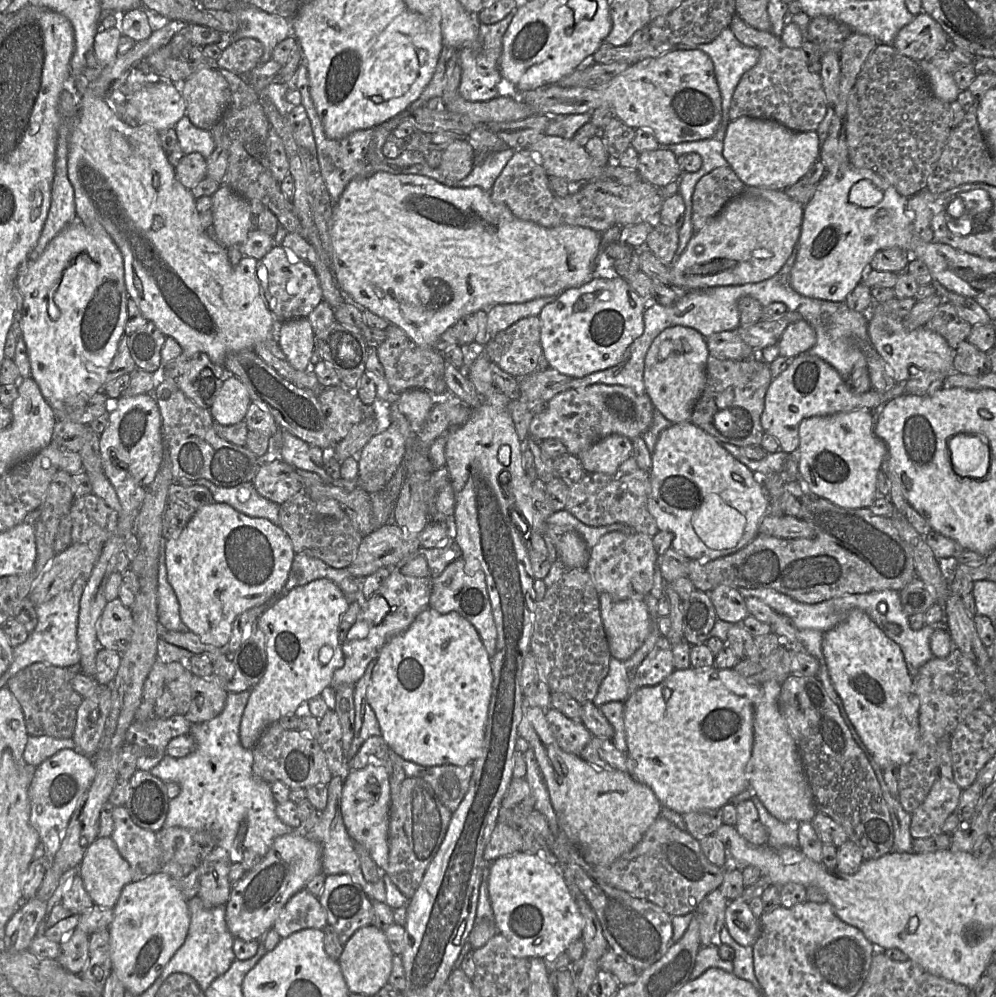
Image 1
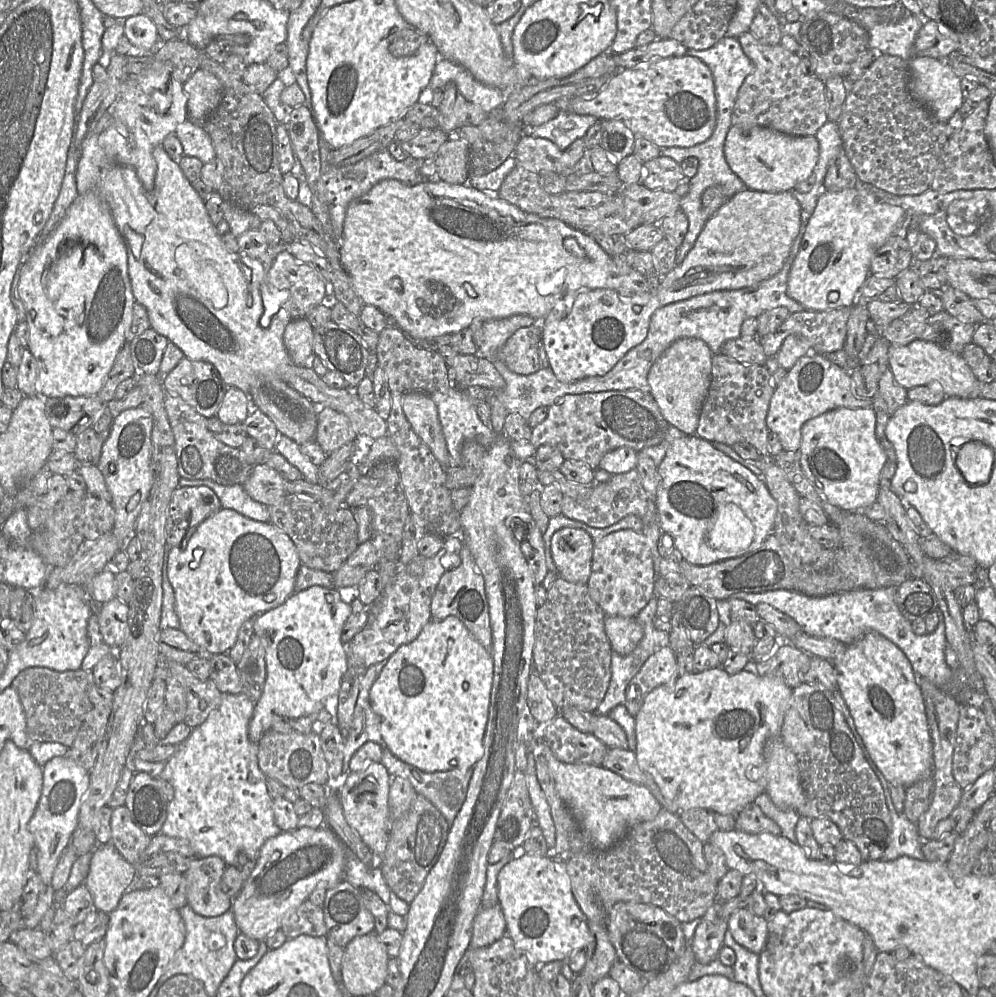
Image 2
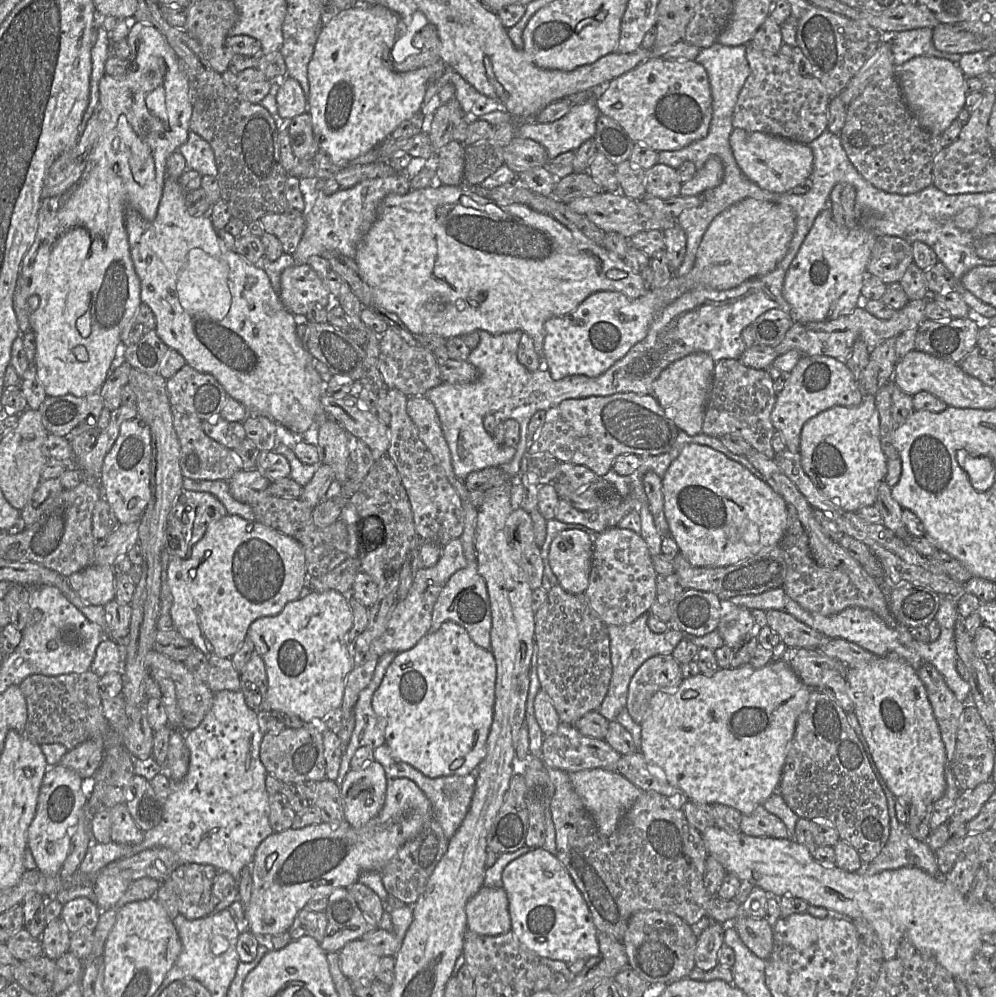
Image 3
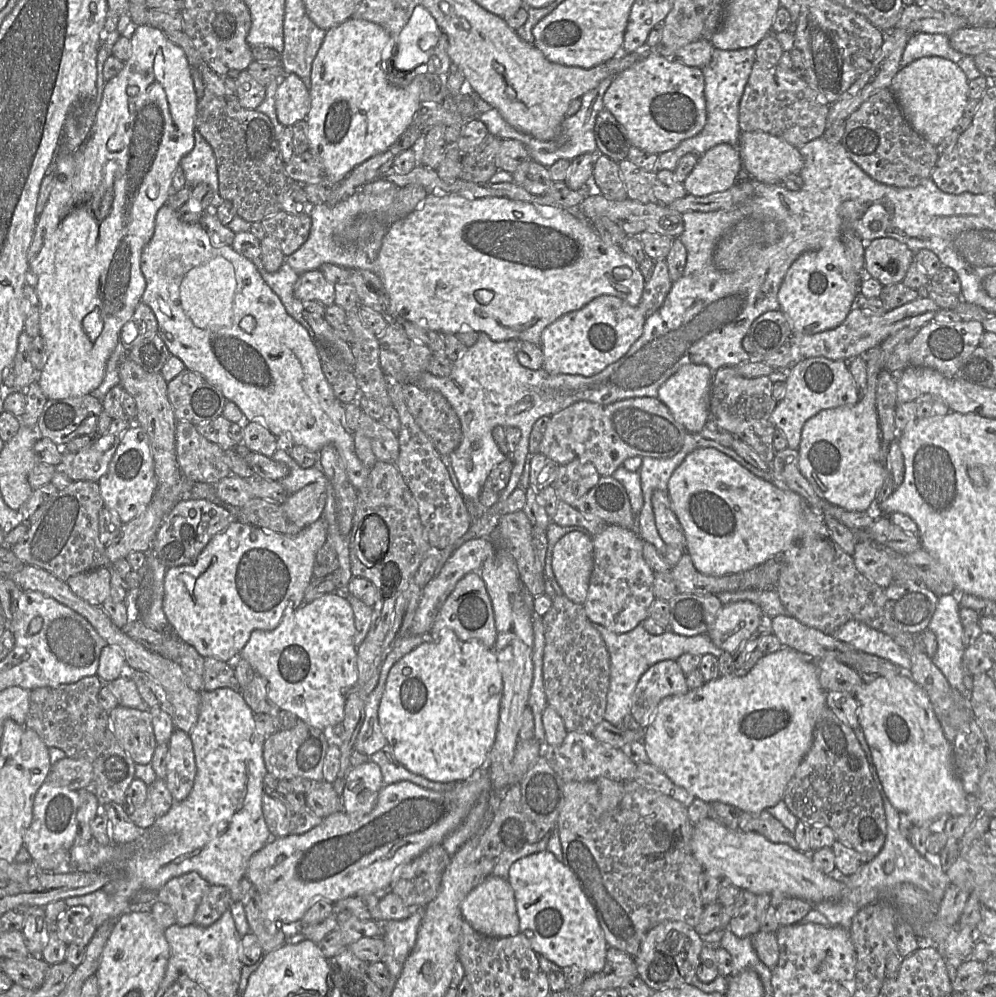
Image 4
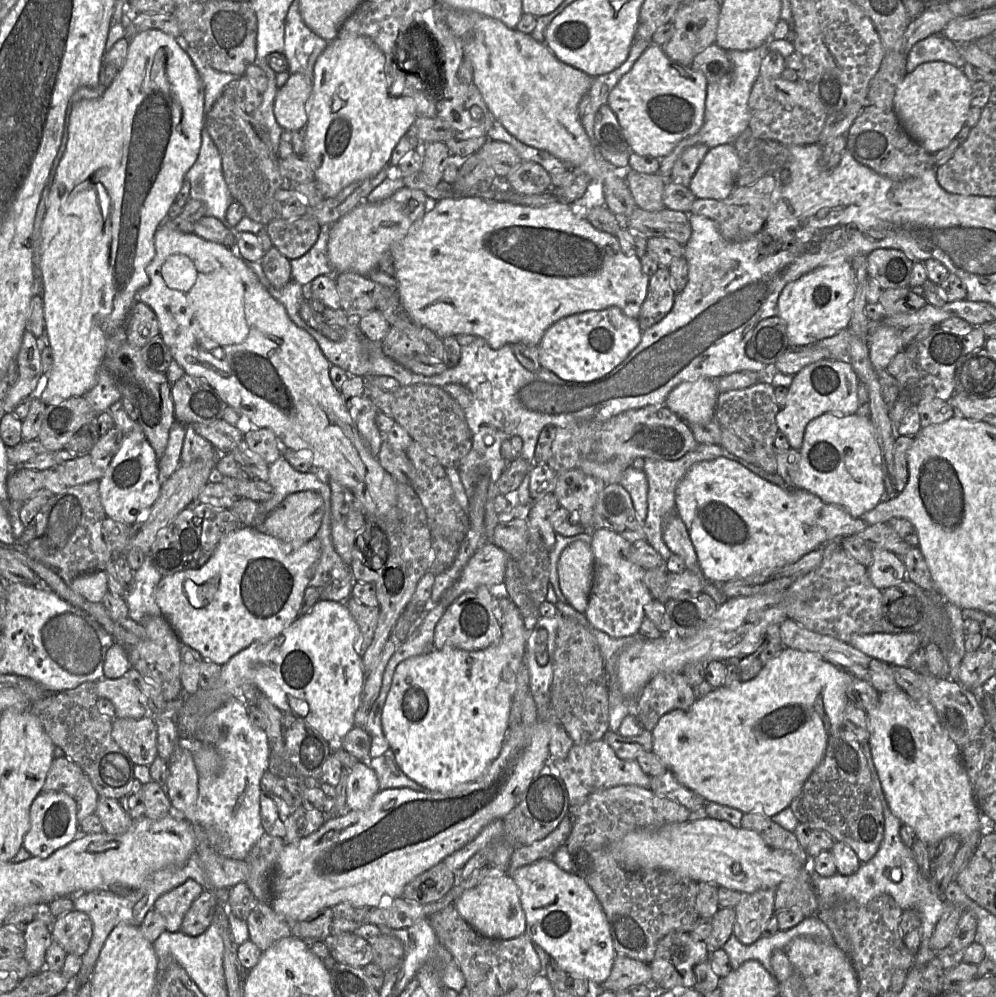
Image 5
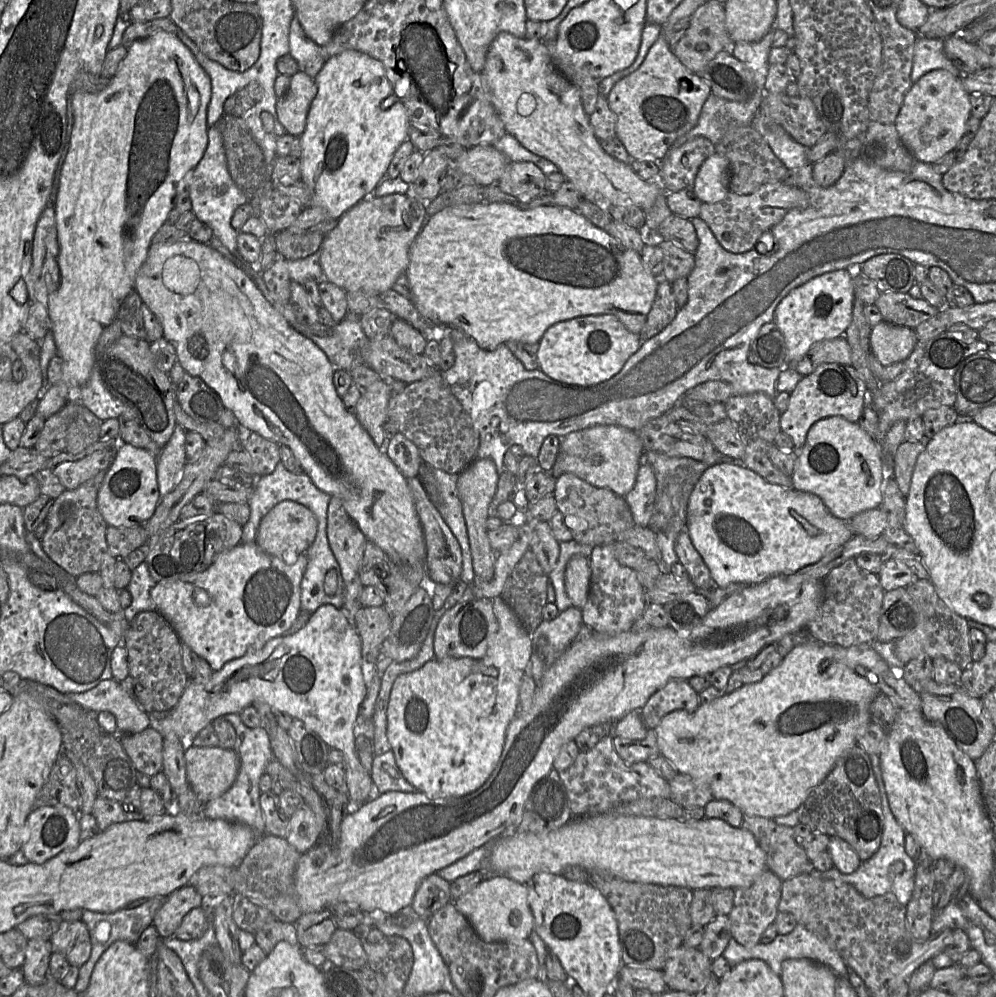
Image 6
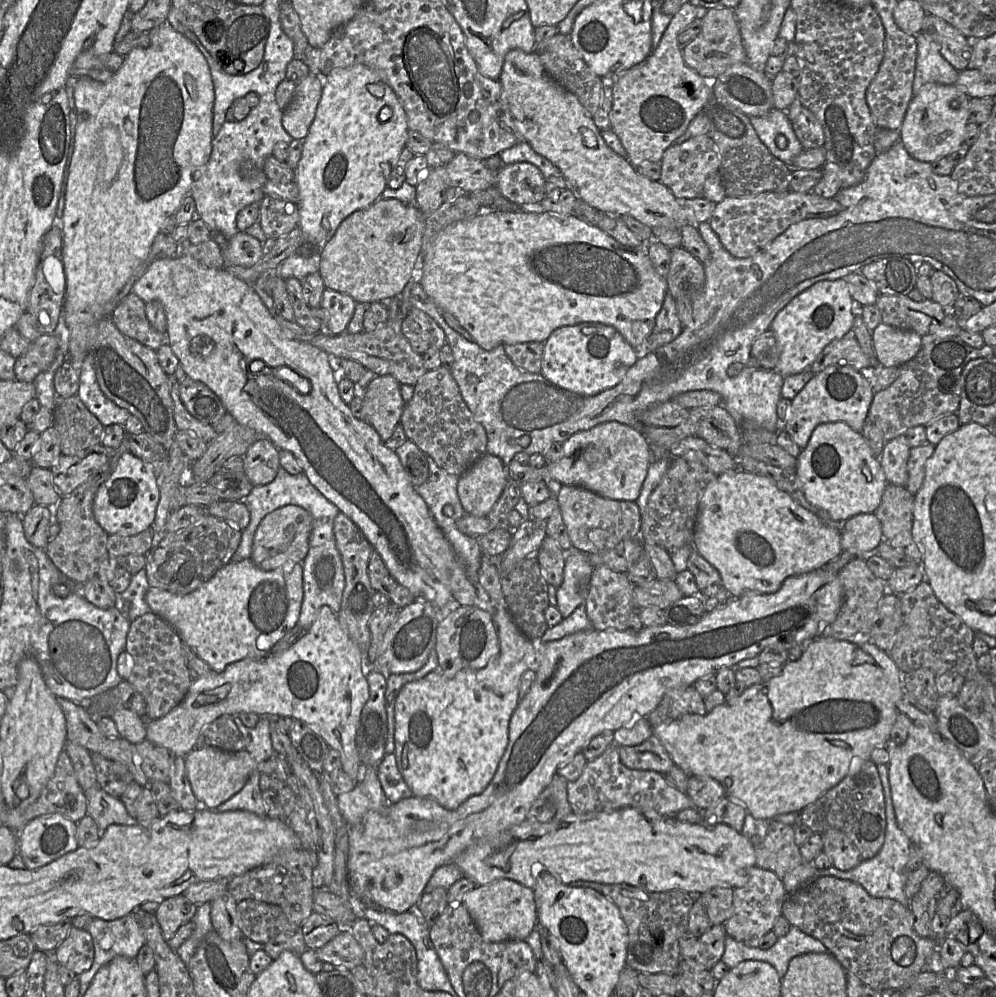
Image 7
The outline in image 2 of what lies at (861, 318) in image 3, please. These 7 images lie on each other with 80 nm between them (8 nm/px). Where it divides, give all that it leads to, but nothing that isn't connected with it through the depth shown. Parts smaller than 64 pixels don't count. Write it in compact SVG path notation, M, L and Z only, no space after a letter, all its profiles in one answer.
M851 306L826 311L804 310L794 312L789 315L776 332L756 338L760 342L765 354L768 357L776 355L785 338L791 334L802 336L810 346L810 353L828 354L840 351L843 350L845 346L847 337L847 322L850 312Z

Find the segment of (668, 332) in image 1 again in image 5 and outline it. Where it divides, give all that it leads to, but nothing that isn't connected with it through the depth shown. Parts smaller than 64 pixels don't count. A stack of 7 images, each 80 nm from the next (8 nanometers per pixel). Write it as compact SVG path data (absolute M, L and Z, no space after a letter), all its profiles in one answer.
M701 377L696 381L682 382L668 394L665 405L687 424L707 423L714 419L719 394L716 380Z

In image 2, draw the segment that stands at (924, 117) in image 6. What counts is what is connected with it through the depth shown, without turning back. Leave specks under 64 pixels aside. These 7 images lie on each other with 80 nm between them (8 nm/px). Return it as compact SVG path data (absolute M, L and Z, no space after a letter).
M913 57L909 62L909 69L914 97L925 105L938 121L947 123L966 98L961 87L961 78L947 63L930 57Z

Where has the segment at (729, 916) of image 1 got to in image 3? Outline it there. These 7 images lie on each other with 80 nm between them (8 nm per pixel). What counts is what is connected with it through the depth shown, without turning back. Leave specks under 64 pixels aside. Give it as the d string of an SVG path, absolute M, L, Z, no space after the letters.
M736 916L733 924L728 926L733 926L743 943L756 956L763 960L770 957L773 948L773 929L764 918Z

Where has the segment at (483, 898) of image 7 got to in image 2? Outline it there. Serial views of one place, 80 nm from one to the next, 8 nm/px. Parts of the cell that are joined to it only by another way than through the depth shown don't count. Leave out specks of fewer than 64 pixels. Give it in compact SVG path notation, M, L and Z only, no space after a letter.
M501 906L480 908L474 918L470 948L488 946L504 935L507 935L506 921Z

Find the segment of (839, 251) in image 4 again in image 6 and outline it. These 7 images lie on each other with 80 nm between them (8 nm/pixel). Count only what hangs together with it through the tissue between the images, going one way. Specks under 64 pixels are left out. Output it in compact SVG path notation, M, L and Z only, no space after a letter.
M845 269L817 276L786 295L778 304L774 318L785 340L785 364L798 362L818 342L840 337L852 321L854 298L853 278Z

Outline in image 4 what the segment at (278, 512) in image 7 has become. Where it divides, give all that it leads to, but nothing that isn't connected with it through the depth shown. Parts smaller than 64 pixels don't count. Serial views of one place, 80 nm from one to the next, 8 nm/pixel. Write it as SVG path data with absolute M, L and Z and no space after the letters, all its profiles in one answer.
M320 479L290 495L283 503L286 517L305 528L321 518L327 498L328 480Z

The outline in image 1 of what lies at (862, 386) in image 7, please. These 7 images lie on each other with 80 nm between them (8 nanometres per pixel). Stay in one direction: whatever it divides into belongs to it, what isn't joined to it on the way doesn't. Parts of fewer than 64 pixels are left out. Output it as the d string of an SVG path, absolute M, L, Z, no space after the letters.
M800 354L791 360L786 370L784 370L778 377L772 379L765 395L764 410L761 414L761 425L764 433L769 433L774 436L780 445L780 449L783 452L790 454L790 456L797 457L798 462L798 429L802 420L813 416L827 416L839 412L850 412L860 408L874 409L876 407L882 407L891 399L903 395L905 393L905 388L905 382L896 382L895 385L886 392L880 393L871 389L861 395L855 395L852 394L846 386L846 380L844 380L837 370L829 363L817 356Z

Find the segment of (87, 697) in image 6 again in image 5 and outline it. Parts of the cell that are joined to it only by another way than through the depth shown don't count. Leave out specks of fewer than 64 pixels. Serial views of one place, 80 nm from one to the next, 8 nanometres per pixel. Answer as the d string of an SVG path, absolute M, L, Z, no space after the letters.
M125 676L117 679L100 679L95 682L98 698L110 700L115 708L116 717L140 719L150 715L139 700L139 691Z

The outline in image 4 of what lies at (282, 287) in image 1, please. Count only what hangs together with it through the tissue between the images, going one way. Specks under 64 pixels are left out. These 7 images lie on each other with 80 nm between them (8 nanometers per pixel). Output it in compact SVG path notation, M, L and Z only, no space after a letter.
M312 270L299 275L294 293L303 303L320 301L326 307L335 304L335 289L321 270Z

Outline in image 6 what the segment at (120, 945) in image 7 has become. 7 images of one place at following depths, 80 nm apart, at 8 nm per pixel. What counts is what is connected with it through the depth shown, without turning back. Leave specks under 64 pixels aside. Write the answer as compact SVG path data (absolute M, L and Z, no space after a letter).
M169 896L146 899L134 908L123 908L113 913L82 910L91 939L91 955L84 964L88 969L91 962L96 965L102 954L116 941L136 945L143 931L153 924L154 915Z

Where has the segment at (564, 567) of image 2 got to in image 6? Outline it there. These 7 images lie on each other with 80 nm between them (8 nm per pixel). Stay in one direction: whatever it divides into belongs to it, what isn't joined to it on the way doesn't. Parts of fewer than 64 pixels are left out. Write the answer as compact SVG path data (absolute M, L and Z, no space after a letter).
M574 555L567 562L564 573L565 591L572 606L582 610L586 604L590 586L590 560L582 555Z

